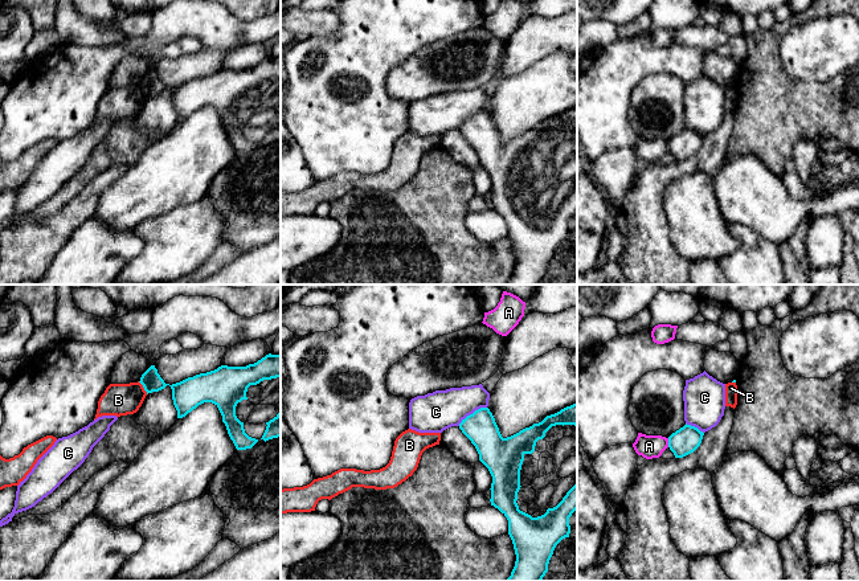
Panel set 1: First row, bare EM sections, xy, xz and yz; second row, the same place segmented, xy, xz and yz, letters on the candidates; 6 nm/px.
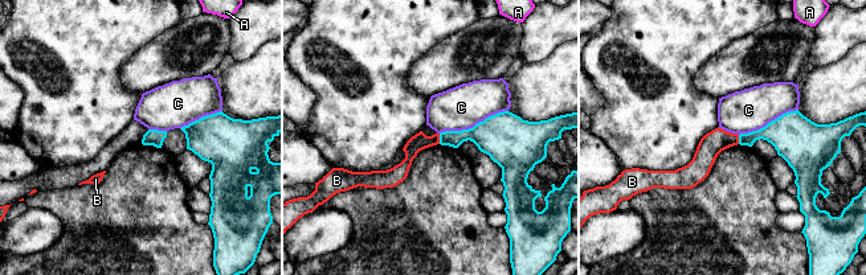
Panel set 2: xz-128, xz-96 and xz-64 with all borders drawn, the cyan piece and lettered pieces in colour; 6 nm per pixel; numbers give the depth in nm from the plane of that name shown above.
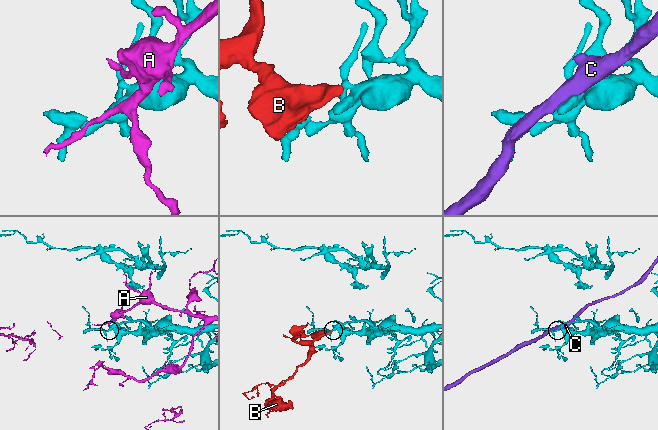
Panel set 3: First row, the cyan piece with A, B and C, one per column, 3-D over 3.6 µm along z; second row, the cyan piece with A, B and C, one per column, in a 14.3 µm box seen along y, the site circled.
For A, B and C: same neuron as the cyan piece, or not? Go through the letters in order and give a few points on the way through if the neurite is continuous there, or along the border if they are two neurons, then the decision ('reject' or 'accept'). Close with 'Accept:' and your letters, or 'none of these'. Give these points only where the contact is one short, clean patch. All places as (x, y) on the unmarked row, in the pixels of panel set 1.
A: along yz (667, 142), (669, 150) | reject
B: along xy (138, 85), (147, 97) | reject
C: reject
Accept: none of these

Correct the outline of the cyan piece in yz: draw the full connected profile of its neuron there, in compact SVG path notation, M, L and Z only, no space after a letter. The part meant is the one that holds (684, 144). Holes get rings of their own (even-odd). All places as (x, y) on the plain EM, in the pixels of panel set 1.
M686 127L668 140L668 151L675 161L683 161L700 150L703 139L698 131Z

